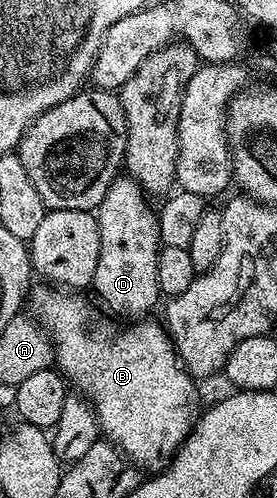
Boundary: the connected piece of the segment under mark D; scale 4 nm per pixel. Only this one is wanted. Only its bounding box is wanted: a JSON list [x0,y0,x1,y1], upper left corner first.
[91,177,161,316]

